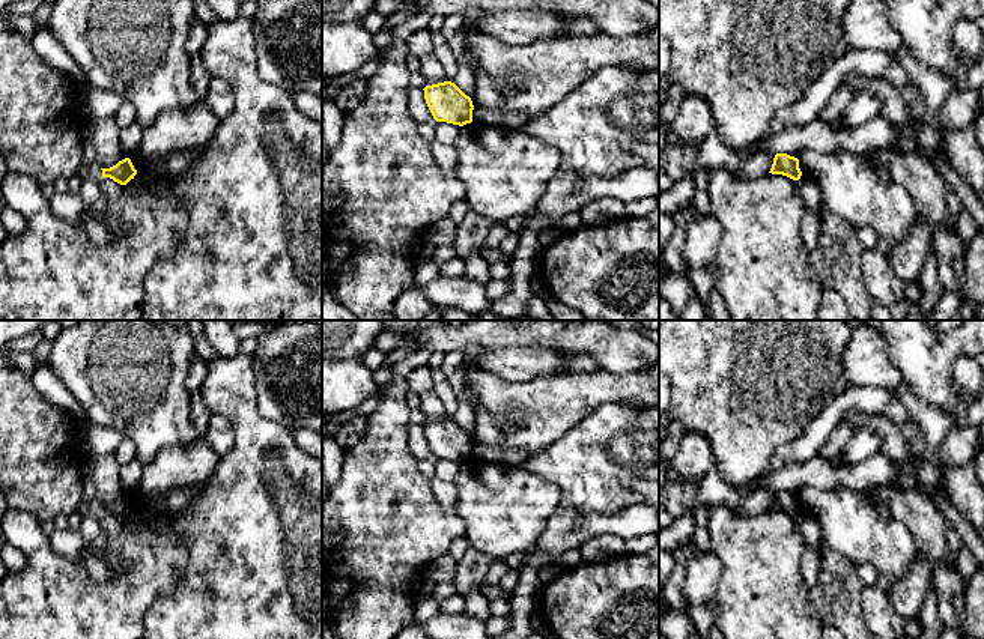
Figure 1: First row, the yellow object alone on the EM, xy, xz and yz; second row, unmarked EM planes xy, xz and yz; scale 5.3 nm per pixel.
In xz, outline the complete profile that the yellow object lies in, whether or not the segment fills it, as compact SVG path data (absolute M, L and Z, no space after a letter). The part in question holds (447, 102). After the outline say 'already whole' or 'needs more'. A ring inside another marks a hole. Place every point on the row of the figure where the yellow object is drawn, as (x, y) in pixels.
M444 81L424 89L426 104L436 122L463 126L472 122L472 101L454 83Z | already whole

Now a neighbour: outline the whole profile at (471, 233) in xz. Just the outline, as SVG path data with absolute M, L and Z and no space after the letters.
M469 207L465 218L457 224L453 242L456 256L465 260L475 251L480 251L492 224L492 220L480 217L472 207Z

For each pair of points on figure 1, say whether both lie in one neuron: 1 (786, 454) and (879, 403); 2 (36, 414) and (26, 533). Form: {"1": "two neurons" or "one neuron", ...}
{"1": "one neuron", "2": "two neurons"}

